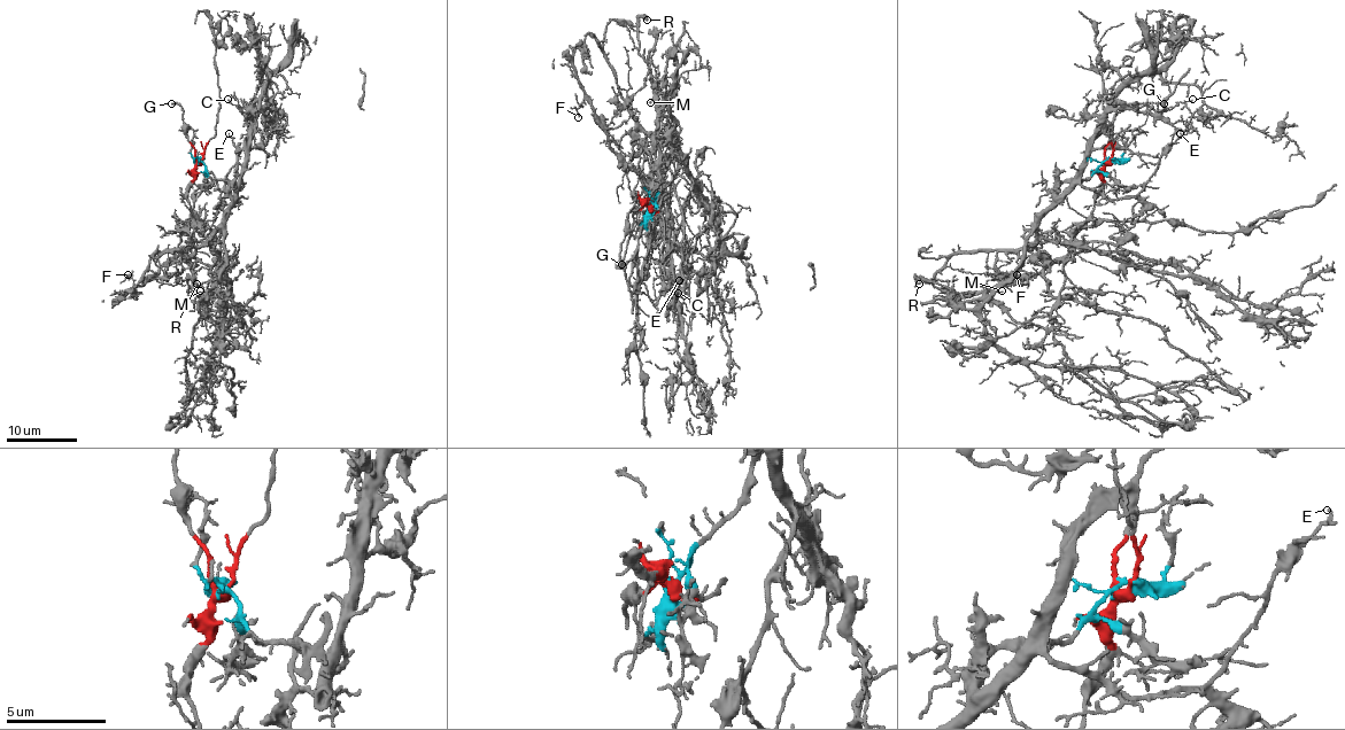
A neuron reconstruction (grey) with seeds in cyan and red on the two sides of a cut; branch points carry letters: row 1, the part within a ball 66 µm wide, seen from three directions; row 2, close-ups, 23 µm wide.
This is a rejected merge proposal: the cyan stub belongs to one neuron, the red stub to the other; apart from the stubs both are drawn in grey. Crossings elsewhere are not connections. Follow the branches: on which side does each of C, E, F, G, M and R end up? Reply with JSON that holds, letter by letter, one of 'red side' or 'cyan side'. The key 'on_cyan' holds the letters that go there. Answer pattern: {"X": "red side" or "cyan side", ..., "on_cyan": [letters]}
{"C": "cyan side", "E": "cyan side", "F": "red side", "G": "red side", "M": "cyan side", "R": "cyan side", "on_cyan": ["C", "E", "M", "R"]}

